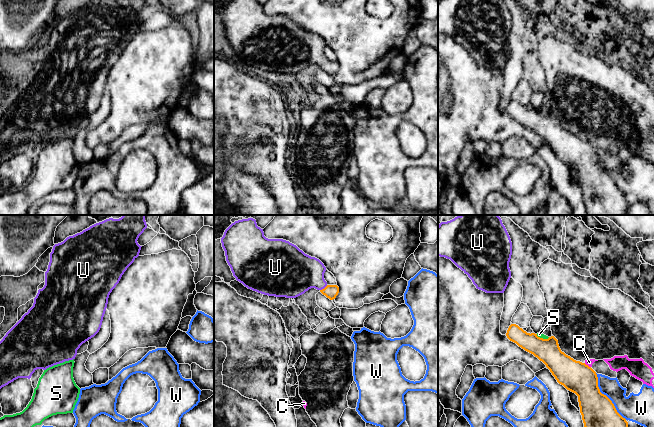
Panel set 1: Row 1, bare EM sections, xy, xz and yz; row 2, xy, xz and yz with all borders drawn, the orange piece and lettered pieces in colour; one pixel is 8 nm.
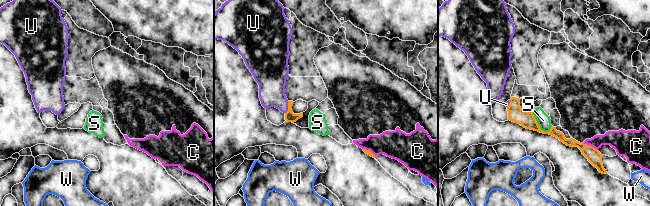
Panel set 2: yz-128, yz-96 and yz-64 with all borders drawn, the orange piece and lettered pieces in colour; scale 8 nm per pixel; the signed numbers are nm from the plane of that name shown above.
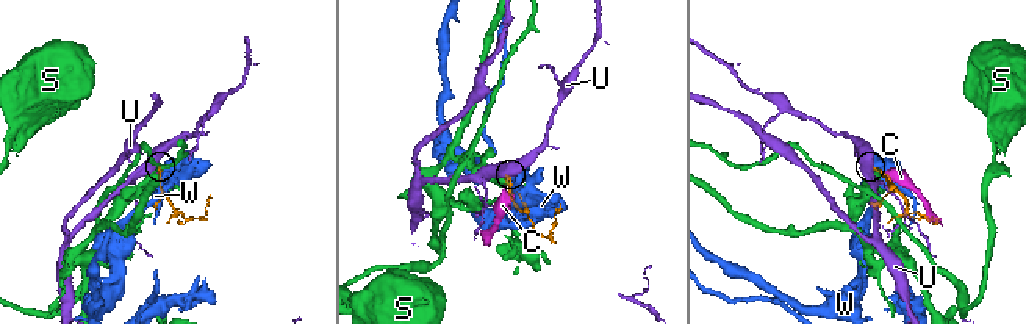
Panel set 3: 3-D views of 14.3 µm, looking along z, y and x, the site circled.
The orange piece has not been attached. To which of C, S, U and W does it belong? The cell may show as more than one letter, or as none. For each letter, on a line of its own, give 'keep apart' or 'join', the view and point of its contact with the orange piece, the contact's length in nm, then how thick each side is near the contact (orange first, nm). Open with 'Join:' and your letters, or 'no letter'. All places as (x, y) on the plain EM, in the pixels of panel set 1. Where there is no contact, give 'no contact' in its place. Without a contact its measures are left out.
Join: U
C: keep apart; meets orange in yz at (587, 141); contact 70 nm long; 260 nm thick on the orange side, 60 nm on the other
S: keep apart; meets orange in yz at (542, 114); contact 110 nm long; 190 nm thick on the orange side, 40 nm on the other
U: join; meets orange in xz at (324, 64); contact 80 nm long; 110 nm thick on the orange side, 320 nm on the other
W: keep apart; meets orange in yz at (606, 172); contact 460 nm long; 320 nm thick on the orange side, 220 nm on the other

